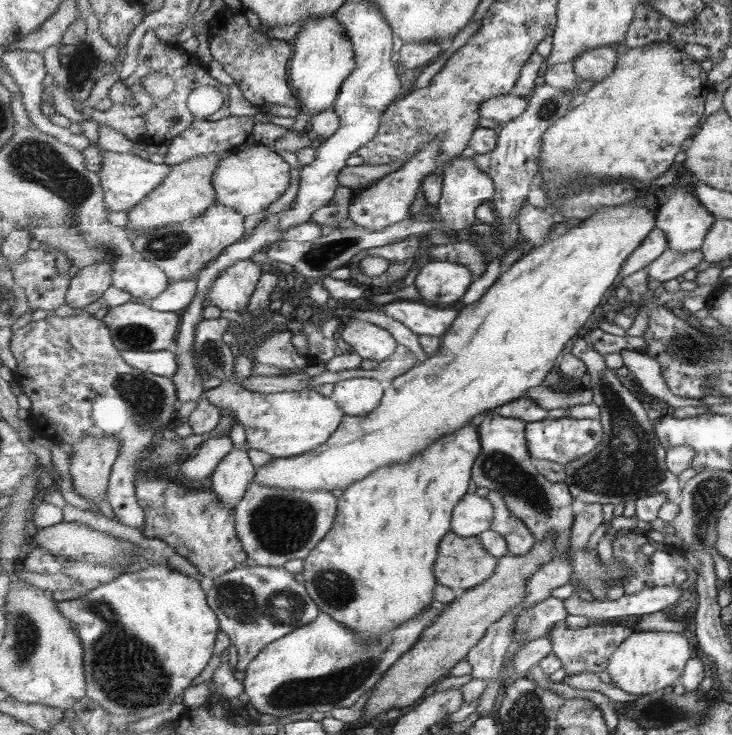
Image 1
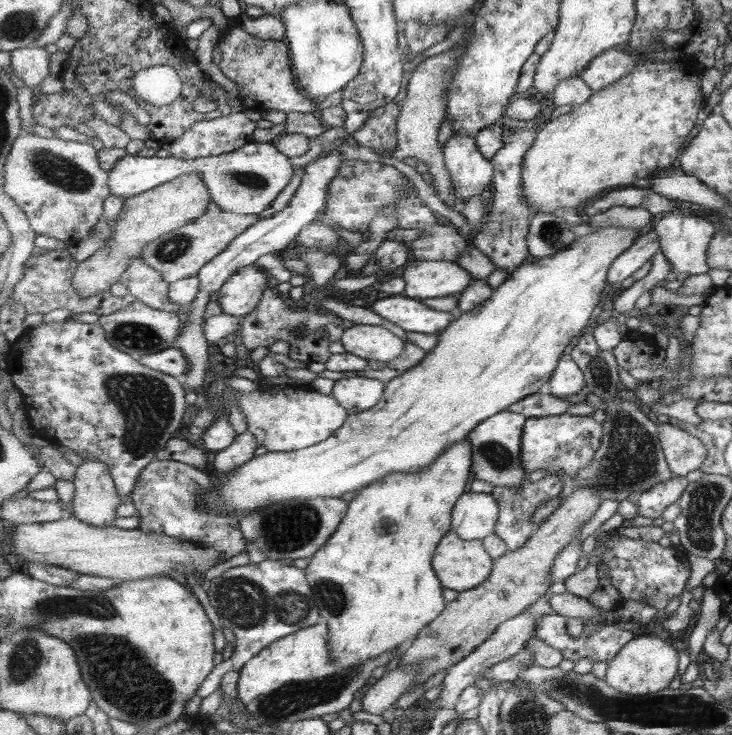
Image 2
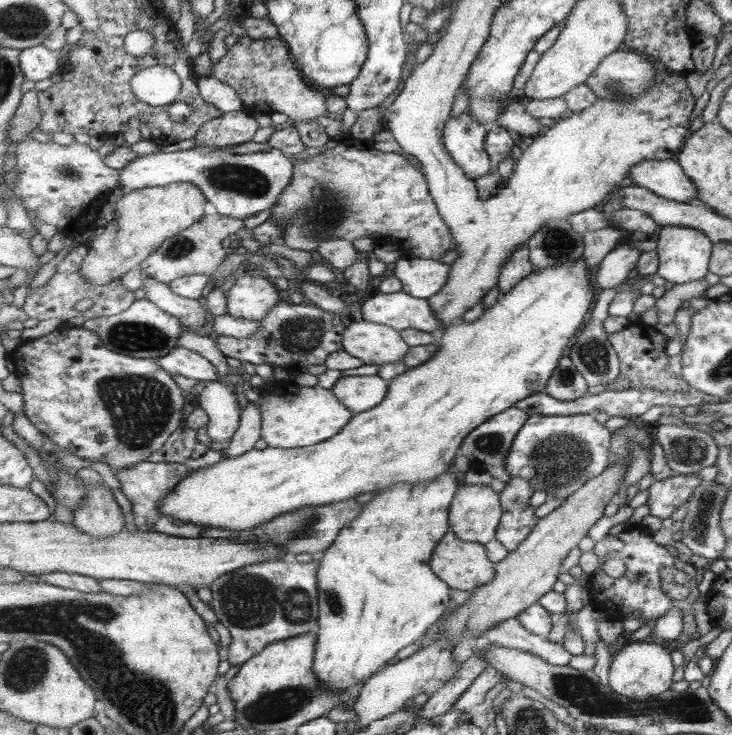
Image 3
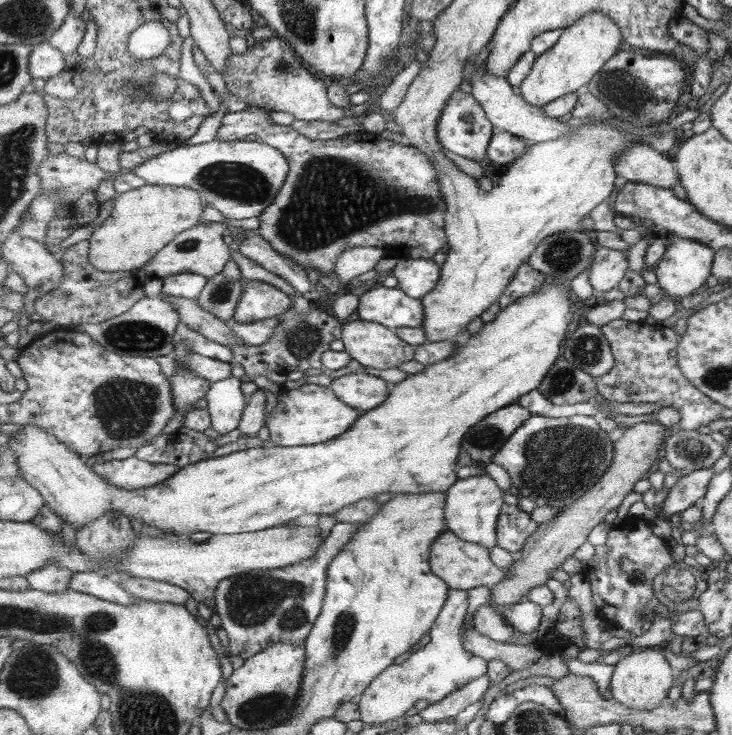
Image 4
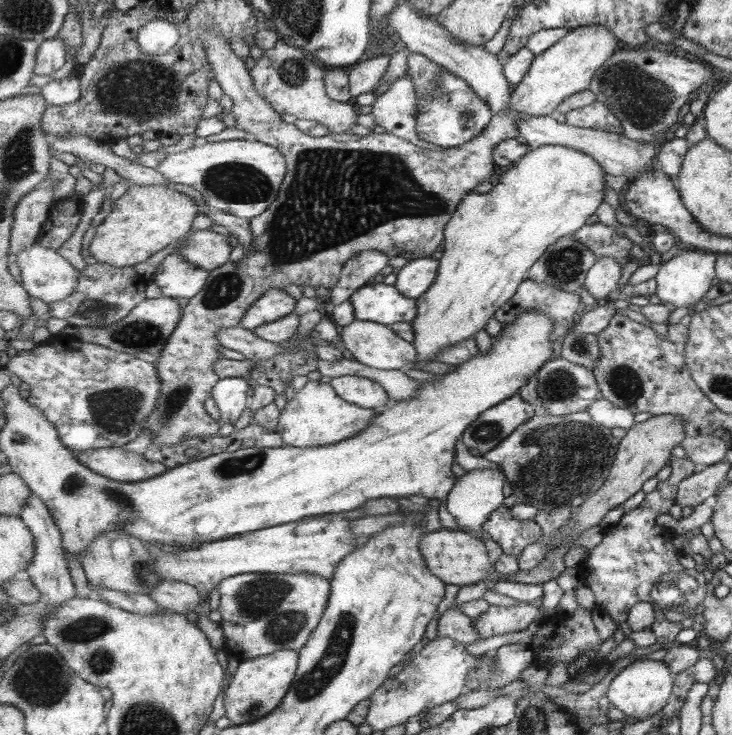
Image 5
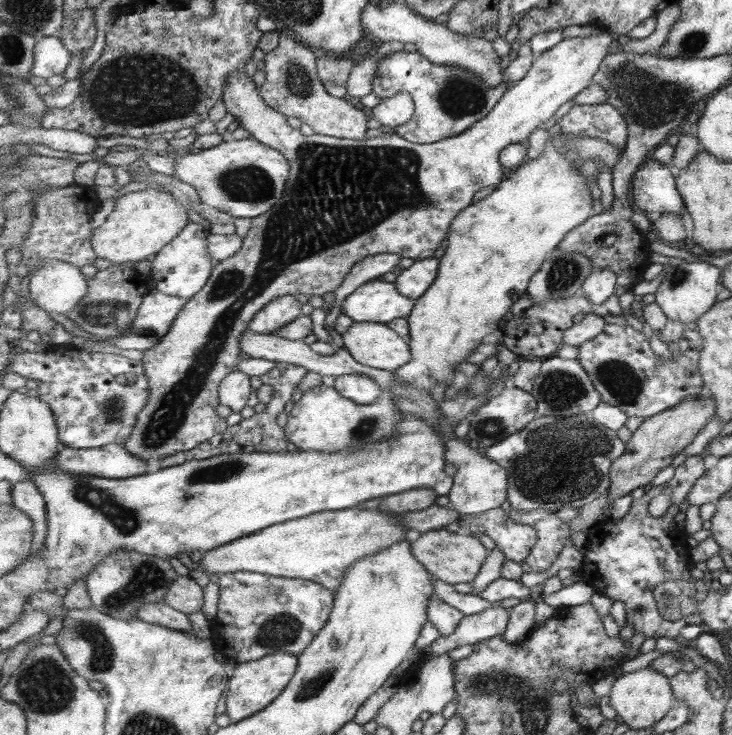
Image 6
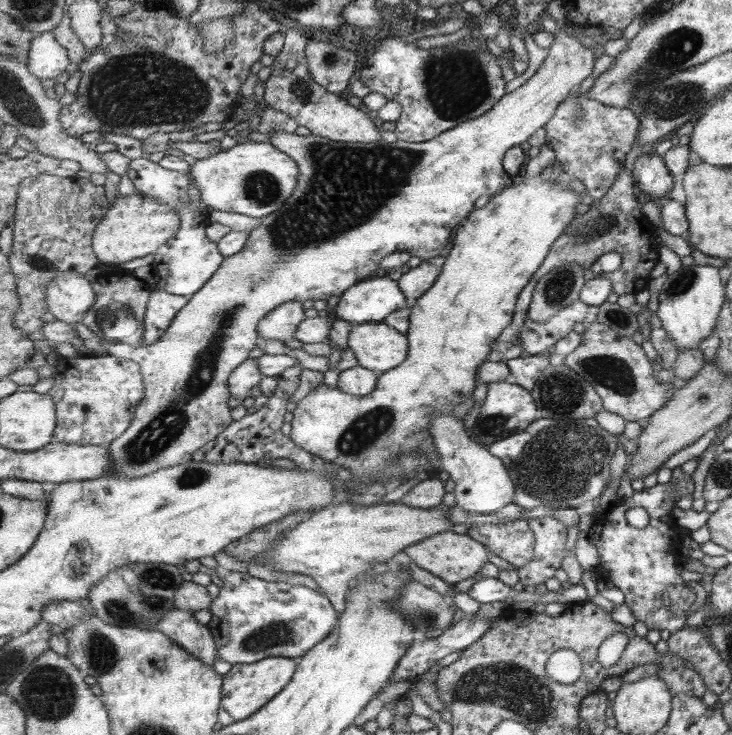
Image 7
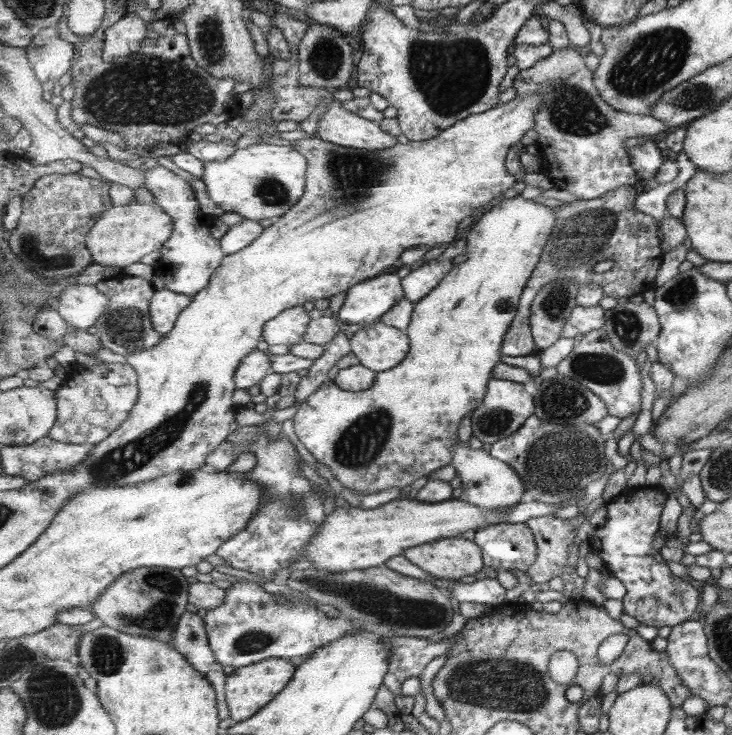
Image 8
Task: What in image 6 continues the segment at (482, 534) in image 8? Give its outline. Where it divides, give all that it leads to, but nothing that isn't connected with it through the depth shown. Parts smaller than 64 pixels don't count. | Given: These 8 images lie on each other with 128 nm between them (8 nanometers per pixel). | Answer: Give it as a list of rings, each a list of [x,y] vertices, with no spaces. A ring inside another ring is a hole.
[[[507,507],[488,510],[478,515],[464,515],[458,522],[461,531],[473,536],[488,535],[501,549],[507,560],[522,564],[530,557],[531,550],[539,540],[533,525],[519,524],[508,516]]]

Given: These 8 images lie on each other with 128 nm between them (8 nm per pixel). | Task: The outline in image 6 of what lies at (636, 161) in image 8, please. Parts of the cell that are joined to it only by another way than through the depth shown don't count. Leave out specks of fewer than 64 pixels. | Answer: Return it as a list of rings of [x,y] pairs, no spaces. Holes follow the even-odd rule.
[[[657,159],[647,160],[632,182],[634,204],[652,219],[663,214],[687,214],[687,206],[671,168]]]

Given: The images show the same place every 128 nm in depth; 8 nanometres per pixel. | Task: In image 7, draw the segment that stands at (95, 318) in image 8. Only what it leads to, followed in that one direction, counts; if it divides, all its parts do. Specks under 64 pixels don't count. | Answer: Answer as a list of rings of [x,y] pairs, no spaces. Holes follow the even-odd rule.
[[[77,273],[60,274],[46,287],[46,302],[49,311],[62,322],[83,324],[84,315],[93,307],[96,300],[92,281]]]

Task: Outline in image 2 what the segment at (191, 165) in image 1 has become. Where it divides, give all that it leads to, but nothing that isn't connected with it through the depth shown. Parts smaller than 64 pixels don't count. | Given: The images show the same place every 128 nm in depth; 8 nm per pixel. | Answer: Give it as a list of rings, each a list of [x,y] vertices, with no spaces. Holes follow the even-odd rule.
[[[185,173],[153,190],[127,198],[117,216],[116,229],[112,234],[113,240],[109,242],[109,246],[105,245],[78,264],[72,279],[73,287],[79,296],[86,300],[92,300],[97,294],[109,291],[113,284],[120,282],[122,275],[135,261],[135,257],[142,256],[147,244],[155,241],[157,237],[162,237],[180,226],[201,218],[211,202],[210,190],[203,181],[203,175],[199,173]]]

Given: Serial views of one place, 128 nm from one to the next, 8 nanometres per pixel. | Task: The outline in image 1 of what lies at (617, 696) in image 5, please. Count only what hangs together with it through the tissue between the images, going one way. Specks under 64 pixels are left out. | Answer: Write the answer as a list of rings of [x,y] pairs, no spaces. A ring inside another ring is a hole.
[[[635,630],[611,656],[606,669],[613,683],[625,691],[628,697],[659,693],[667,686],[679,682],[695,647],[680,632],[639,632]]]

